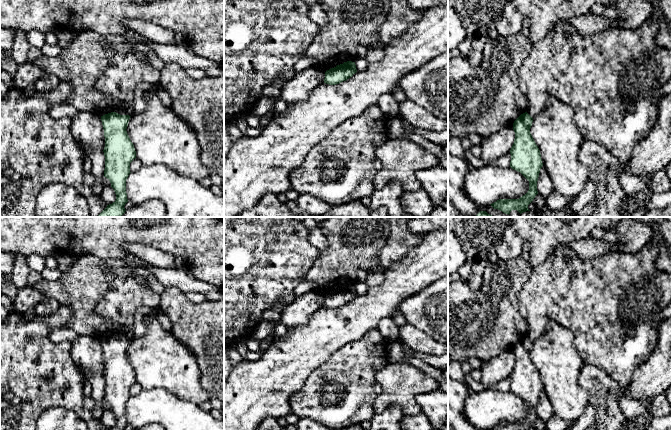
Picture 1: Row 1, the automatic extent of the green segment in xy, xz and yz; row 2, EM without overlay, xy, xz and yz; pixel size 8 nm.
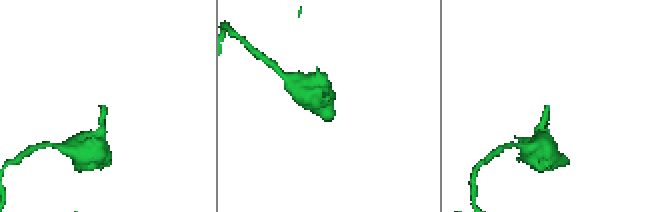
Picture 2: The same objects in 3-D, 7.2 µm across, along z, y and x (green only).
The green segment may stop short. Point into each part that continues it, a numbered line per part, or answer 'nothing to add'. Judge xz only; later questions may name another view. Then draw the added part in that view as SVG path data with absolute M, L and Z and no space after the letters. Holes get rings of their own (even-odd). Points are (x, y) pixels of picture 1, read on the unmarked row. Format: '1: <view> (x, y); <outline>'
nothing to add

